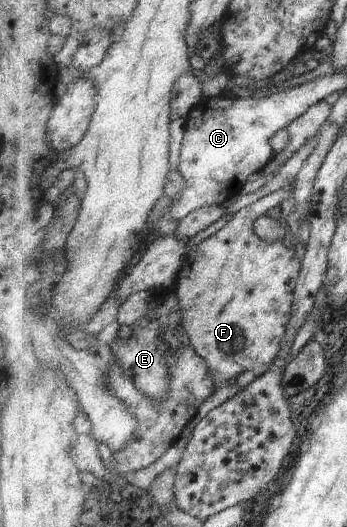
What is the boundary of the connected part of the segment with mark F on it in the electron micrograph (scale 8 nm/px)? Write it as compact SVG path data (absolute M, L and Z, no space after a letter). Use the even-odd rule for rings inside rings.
M293 183L290 188L278 190L241 209L215 234L191 246L179 273L176 293L183 309L183 329L195 352L207 361L218 387L244 371L252 371L256 377L266 373L286 335L303 262L298 259L294 248L286 247L282 240L271 242L261 238L255 232L255 221L266 215L272 207L278 207L284 199L288 199L290 193L292 196L292 188Z

